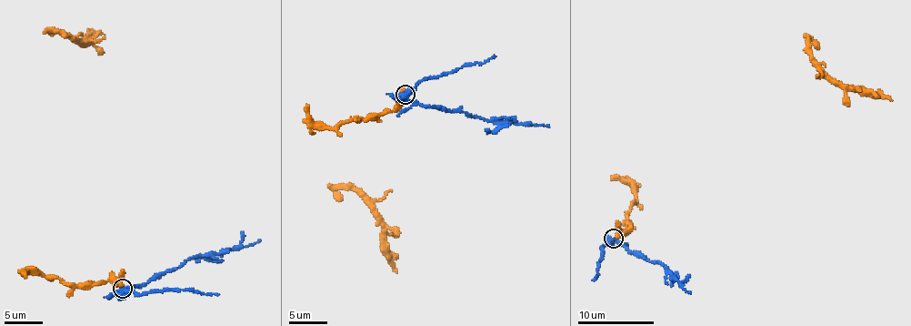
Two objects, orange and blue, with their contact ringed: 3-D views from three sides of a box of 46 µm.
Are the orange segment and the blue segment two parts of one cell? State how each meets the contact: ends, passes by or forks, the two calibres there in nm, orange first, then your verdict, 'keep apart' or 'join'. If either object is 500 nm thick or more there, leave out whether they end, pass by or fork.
orange ends; blue passes by; calibres 440 and 420 nm; keep apart

